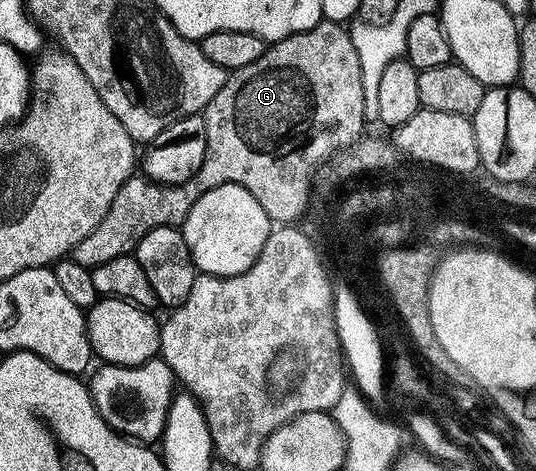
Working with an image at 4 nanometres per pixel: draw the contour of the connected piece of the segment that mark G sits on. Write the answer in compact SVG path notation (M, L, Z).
M322 19L309 31L274 41L256 61L228 75L225 86L213 94L213 102L209 102L201 115L205 122L205 162L201 162L201 170L197 170L189 182L180 184L158 184L142 174L132 174L121 190L117 190L117 198L113 198L113 206L109 206L105 218L101 218L95 229L77 242L73 258L81 266L92 269L101 266L101 262L132 255L149 230L157 226L179 228L187 221L189 210L193 210L201 194L226 184L249 190L273 222L291 226L302 220L308 211L307 203L313 200L315 173L336 154L355 144L365 132L361 64L348 29L340 21Z

